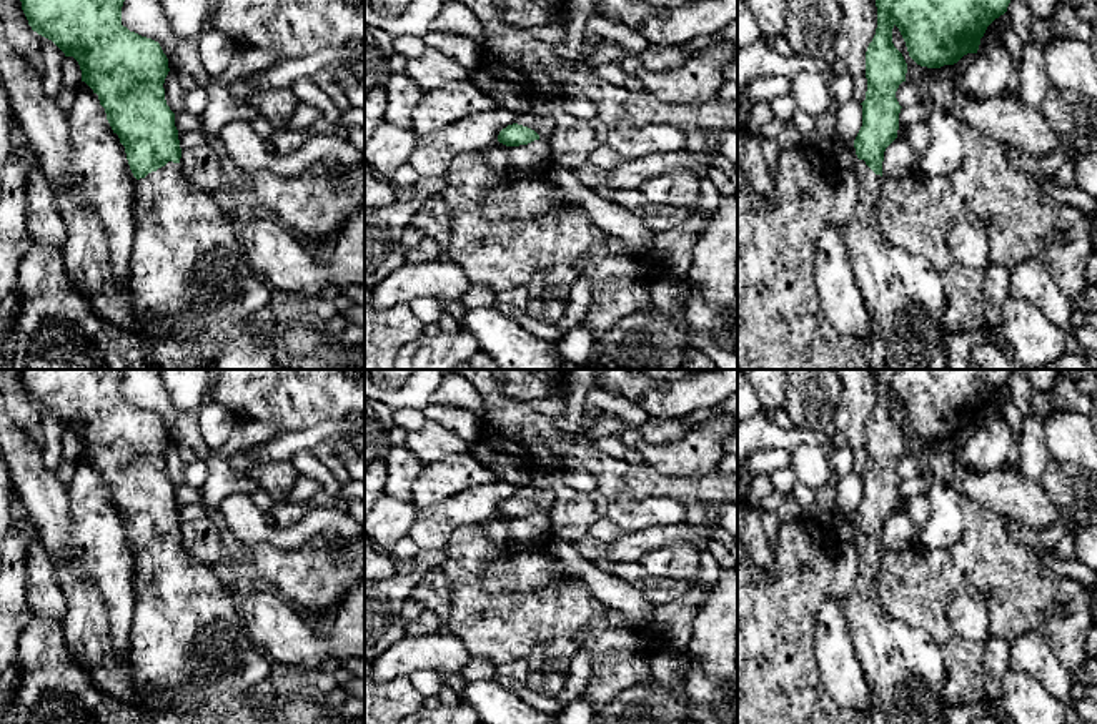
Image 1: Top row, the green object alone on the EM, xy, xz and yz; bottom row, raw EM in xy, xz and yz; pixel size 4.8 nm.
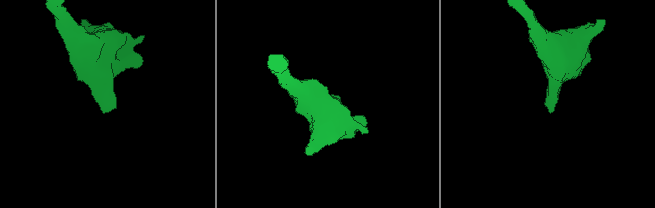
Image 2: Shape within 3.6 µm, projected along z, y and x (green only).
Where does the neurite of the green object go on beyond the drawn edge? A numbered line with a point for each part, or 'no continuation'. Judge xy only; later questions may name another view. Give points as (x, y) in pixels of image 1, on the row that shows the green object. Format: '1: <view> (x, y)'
1: xy (187, 253)

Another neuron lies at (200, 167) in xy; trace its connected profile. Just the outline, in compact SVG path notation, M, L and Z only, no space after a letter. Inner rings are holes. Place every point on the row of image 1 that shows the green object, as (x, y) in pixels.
M215 146L181 150L183 176L208 193L218 191L225 183L220 168L220 153Z

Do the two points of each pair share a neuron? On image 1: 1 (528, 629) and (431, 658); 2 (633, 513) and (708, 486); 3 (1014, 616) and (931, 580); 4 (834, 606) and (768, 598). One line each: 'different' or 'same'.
1: different
2: different
3: same
4: different

